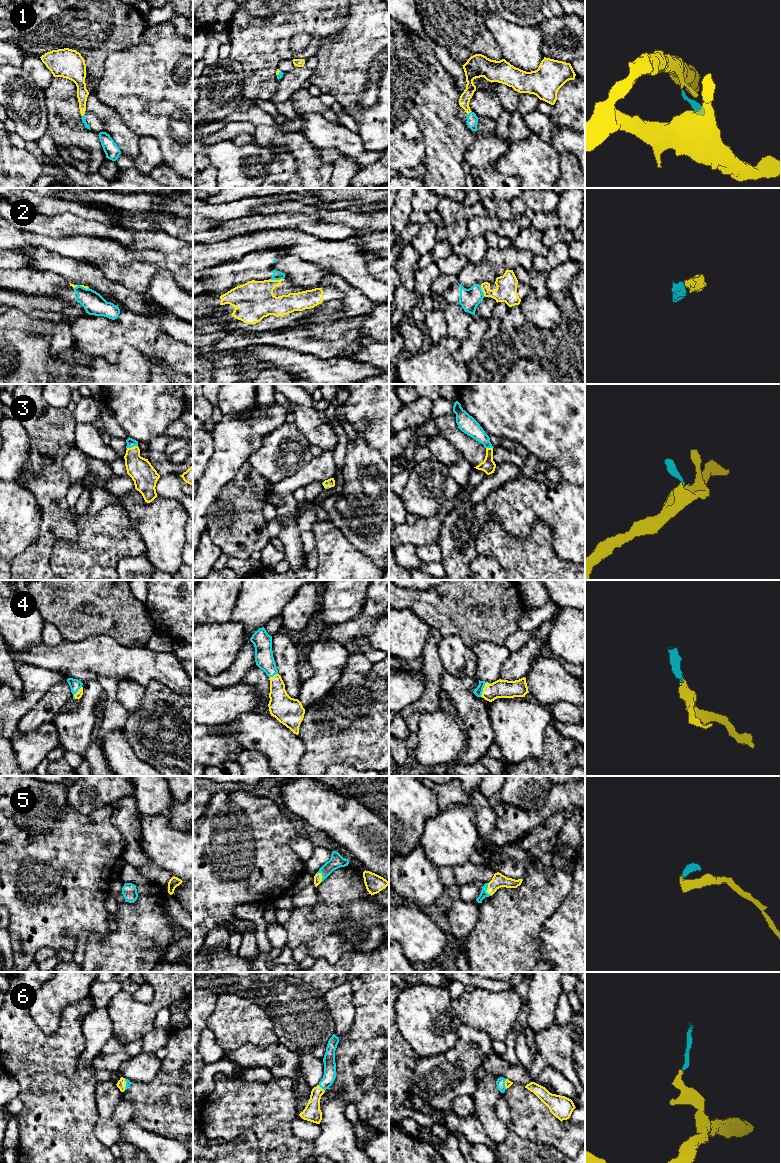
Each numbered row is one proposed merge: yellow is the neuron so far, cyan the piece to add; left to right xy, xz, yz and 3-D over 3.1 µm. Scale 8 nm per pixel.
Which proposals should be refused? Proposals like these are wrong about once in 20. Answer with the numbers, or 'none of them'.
2

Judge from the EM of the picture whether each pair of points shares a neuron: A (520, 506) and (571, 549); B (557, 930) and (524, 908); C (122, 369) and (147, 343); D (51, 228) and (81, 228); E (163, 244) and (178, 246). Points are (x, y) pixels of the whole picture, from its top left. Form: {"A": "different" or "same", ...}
{"A": "same", "B": "different", "C": "different", "D": "same", "E": "same"}

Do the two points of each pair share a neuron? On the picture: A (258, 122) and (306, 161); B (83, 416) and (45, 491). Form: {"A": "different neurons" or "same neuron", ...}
{"A": "same neuron", "B": "different neurons"}

